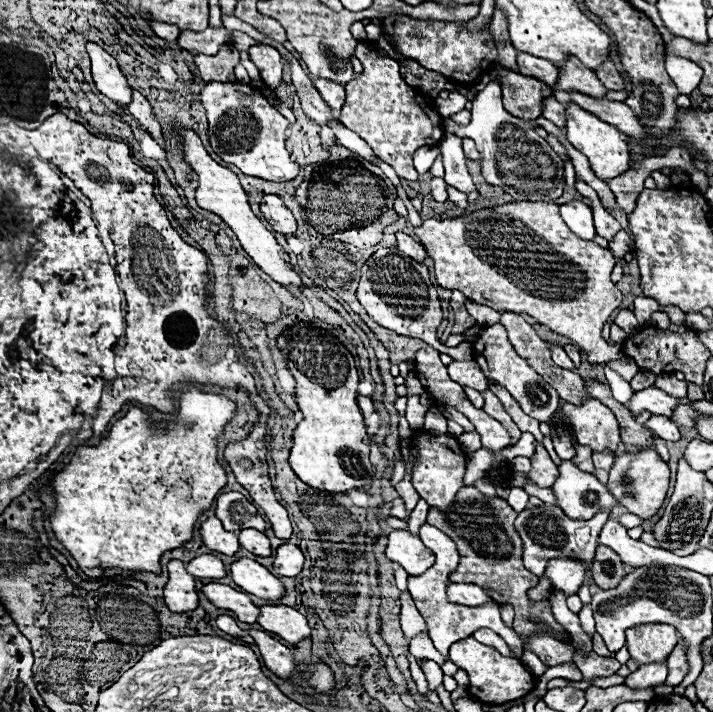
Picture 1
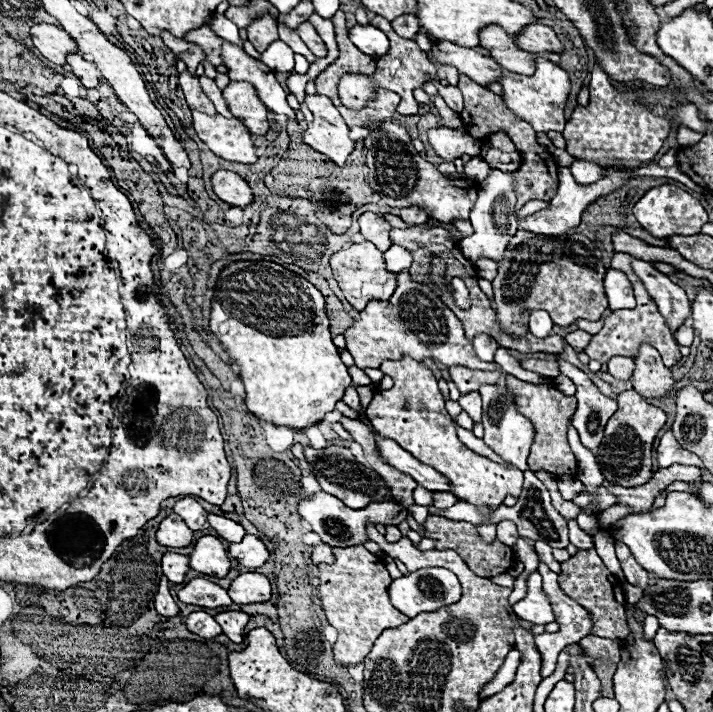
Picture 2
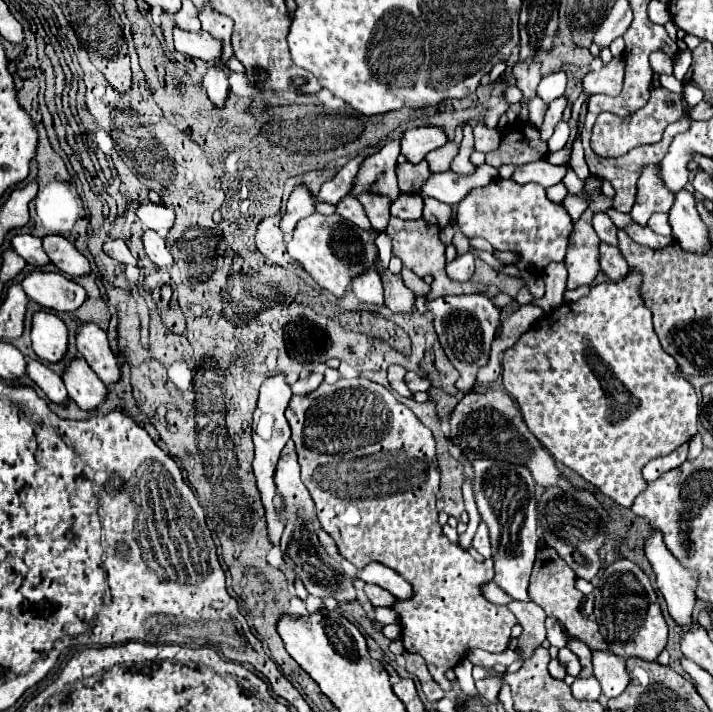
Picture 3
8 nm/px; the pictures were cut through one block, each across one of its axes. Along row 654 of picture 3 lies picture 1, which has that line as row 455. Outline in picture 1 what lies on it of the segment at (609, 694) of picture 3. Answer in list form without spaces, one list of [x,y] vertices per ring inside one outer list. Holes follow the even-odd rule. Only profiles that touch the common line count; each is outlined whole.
[[[604,448],[602,452],[594,452],[592,460],[594,460],[594,466],[596,468],[602,468],[602,470],[608,472],[612,468],[612,464],[614,464],[614,450]]]

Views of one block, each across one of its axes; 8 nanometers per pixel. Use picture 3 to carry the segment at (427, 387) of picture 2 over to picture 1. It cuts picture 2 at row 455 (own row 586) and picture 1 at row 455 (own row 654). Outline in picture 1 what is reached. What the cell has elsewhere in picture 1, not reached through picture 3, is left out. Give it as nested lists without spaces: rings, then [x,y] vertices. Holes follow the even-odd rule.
[[[422,434],[420,438],[414,438],[414,446],[418,448],[418,454],[420,454],[420,460],[418,460],[418,464],[414,468],[414,474],[412,474],[412,482],[414,482],[416,492],[430,506],[448,508],[448,504],[454,504],[458,488],[464,486],[462,476],[464,476],[466,454],[462,452],[460,444],[448,434],[442,434],[442,436]]]

